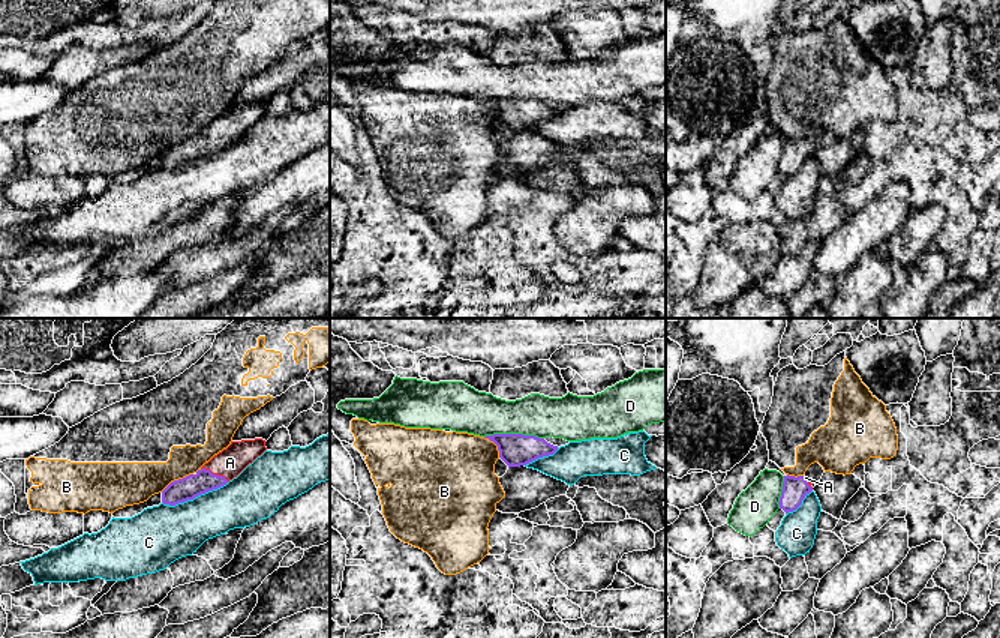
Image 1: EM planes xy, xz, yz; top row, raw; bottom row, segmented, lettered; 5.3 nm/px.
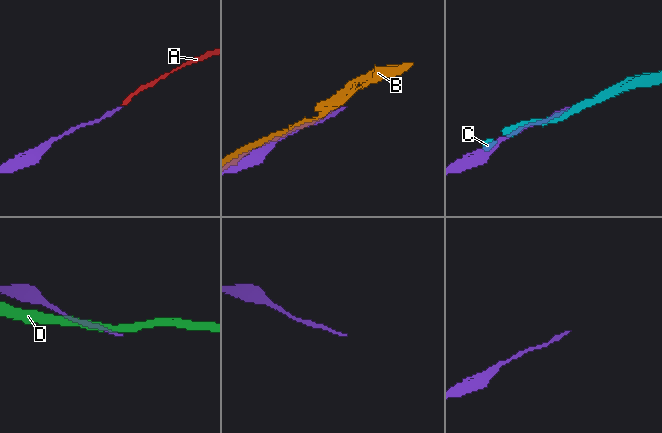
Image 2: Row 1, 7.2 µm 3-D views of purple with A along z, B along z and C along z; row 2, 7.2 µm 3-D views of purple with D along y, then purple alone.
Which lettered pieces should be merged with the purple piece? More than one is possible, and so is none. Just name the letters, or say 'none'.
A

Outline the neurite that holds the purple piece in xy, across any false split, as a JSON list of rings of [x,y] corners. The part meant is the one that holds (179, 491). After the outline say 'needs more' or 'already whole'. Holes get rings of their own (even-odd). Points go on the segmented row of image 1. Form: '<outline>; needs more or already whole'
[[[262,438],[231,441],[195,474],[171,482],[162,491],[162,503],[175,506],[226,485],[265,450],[265,440]]]; needs more

